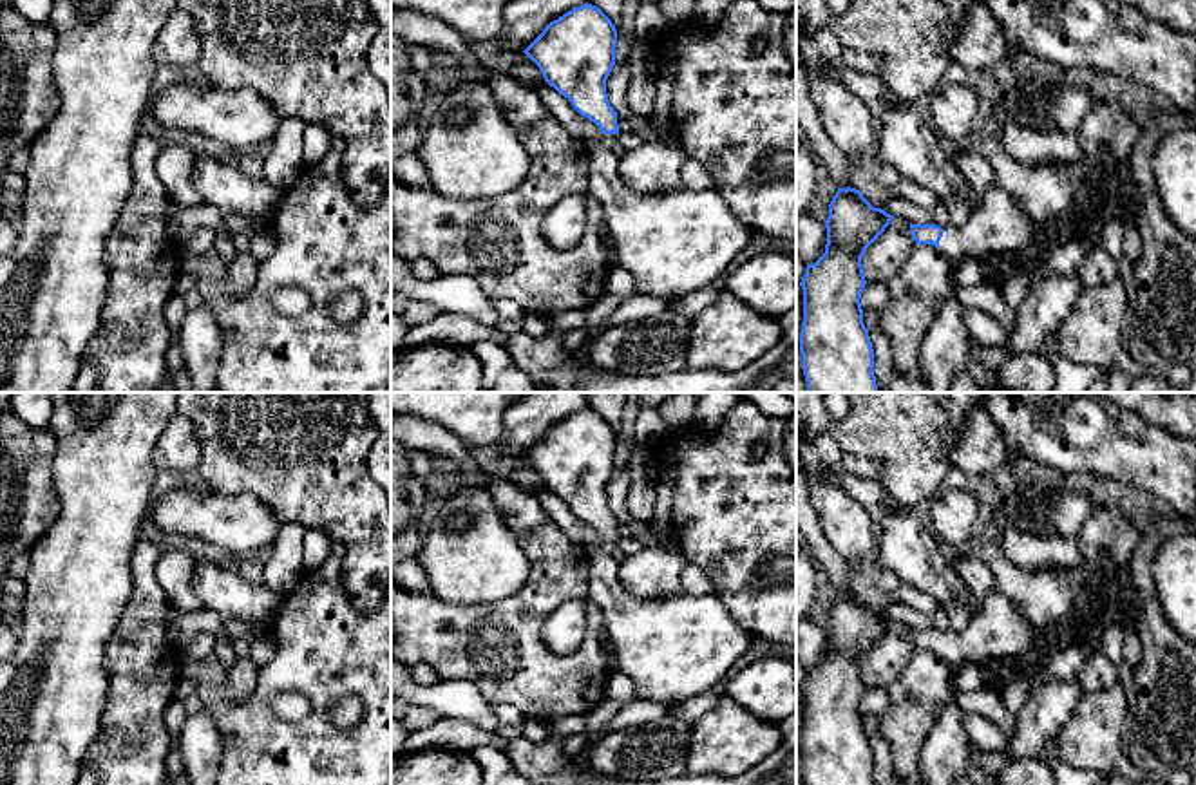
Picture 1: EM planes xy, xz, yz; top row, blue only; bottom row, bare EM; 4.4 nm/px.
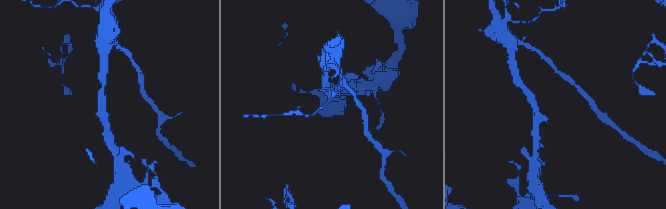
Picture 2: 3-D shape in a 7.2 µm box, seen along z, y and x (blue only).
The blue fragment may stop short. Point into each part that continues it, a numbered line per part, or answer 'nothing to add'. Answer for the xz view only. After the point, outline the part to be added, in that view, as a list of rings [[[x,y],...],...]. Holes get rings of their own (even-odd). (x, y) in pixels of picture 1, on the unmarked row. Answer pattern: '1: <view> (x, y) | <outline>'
1: xz (673, 648) | [[[601,539],[586,548],[588,597],[603,613],[612,664],[631,678],[635,698],[677,707],[722,684],[747,651],[753,635],[733,619],[715,591],[706,595],[680,591],[651,601],[633,597],[619,579],[613,550],[615,539]]]

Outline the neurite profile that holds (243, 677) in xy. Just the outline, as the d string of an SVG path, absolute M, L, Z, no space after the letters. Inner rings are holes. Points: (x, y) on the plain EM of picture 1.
M237 658L228 675L228 698L248 700L257 687L257 666L250 658Z

